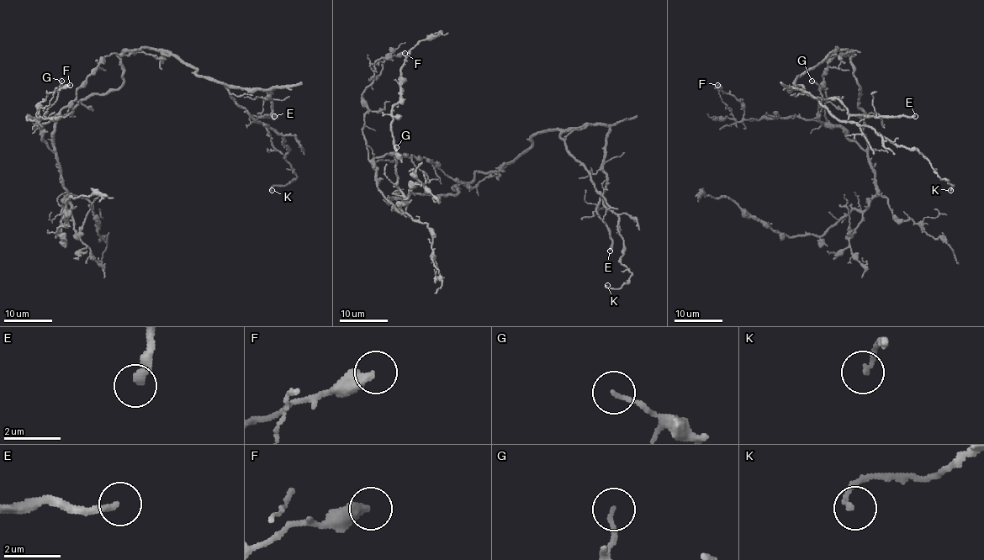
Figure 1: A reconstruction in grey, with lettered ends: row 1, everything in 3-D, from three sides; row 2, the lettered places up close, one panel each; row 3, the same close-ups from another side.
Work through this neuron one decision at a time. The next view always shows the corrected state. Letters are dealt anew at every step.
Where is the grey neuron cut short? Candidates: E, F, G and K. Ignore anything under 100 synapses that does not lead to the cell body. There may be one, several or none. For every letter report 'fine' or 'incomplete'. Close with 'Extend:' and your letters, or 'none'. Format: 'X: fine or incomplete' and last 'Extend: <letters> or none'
E: incomplete
F: fine
G: fine
K: fine
Extend: E

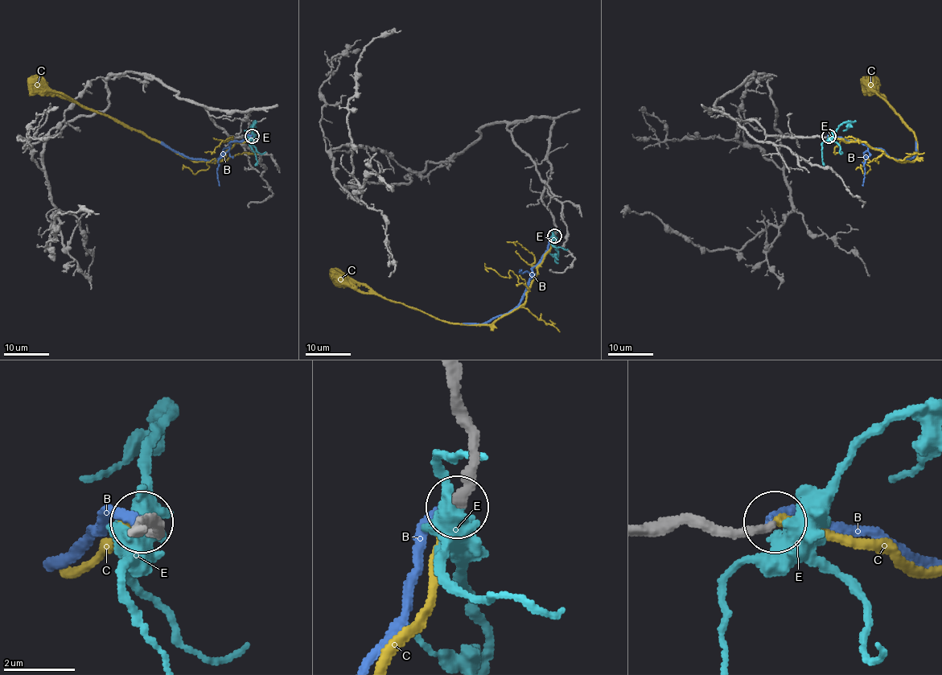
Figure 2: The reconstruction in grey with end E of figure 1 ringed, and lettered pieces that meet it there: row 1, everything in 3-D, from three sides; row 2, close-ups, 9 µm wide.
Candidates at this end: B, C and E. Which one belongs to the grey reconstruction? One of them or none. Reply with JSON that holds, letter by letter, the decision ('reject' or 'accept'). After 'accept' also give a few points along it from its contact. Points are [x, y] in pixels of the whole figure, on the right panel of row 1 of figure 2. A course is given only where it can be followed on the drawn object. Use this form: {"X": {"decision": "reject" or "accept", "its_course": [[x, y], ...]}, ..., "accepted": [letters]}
{"B": {"decision": "reject"}, "C": {"decision": "accept", "its_course": [[828, 136], [847, 141], [866, 141], [894, 160], [911, 162], [916, 158], [913, 132], [876, 93], [873, 84]]}, "E": {"decision": "reject"}, "accepted": ["C"]}

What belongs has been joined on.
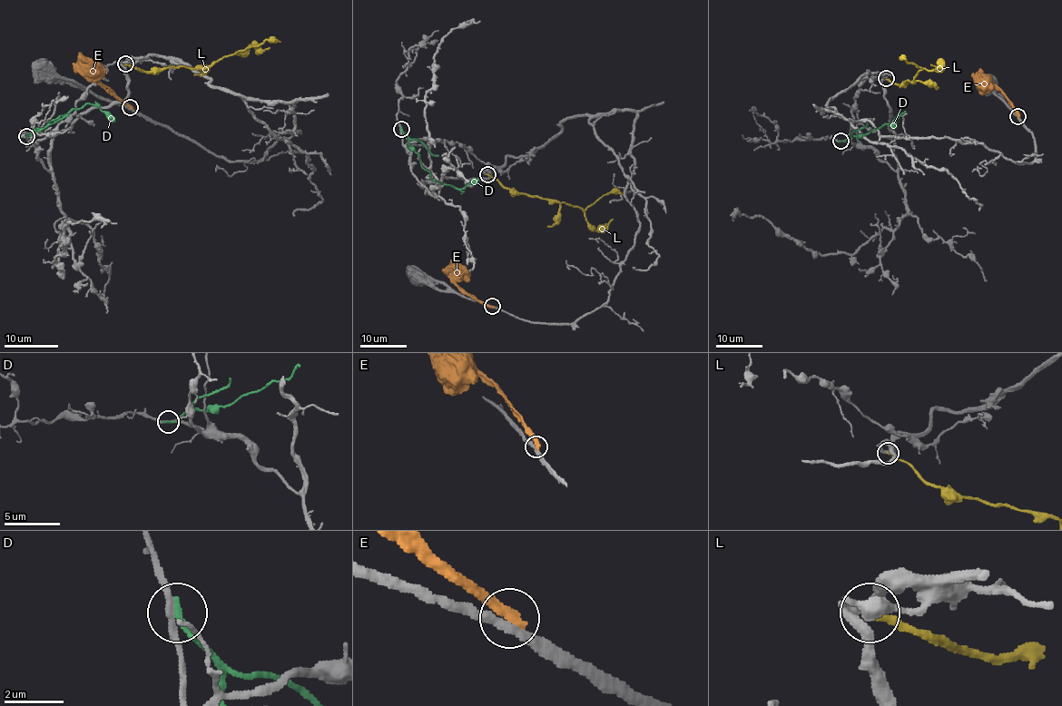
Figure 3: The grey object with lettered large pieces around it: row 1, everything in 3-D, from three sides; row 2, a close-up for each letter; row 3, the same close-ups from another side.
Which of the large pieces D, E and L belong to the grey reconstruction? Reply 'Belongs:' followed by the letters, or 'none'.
Belongs: none

